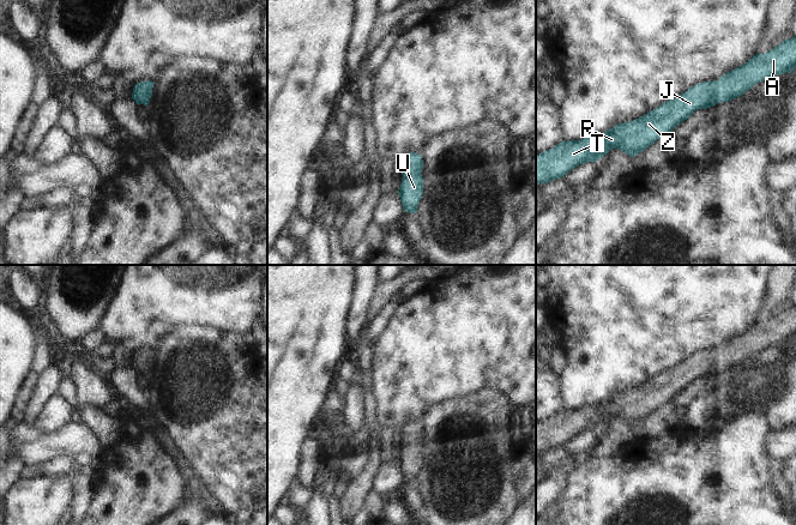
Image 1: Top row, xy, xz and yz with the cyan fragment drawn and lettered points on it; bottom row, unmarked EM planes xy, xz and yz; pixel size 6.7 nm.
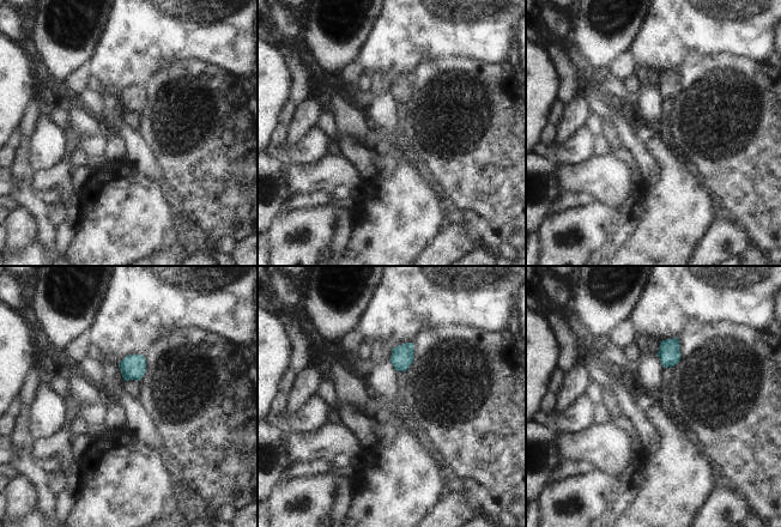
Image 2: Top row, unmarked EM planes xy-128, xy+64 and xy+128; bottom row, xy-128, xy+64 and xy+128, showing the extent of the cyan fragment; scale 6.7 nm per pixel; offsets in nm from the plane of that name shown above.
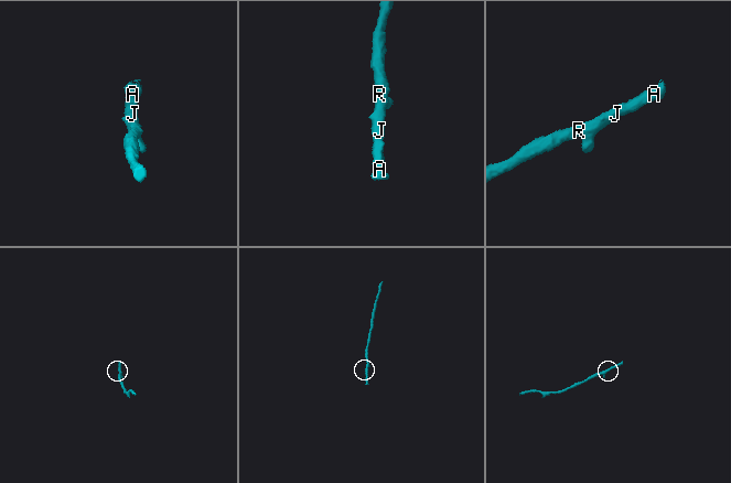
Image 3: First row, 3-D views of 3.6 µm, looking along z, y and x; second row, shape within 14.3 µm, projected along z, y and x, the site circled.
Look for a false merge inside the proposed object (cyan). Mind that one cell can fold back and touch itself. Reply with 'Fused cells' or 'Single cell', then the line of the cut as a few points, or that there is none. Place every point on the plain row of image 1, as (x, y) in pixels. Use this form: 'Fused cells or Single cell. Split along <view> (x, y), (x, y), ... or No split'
Single cell. No split.

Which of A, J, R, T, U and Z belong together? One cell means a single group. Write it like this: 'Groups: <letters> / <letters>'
Groups: A J R T U Z

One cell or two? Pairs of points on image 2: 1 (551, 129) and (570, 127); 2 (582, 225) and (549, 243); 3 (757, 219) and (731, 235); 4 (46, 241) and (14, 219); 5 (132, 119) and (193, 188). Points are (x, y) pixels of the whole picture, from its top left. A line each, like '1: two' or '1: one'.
1: two
2: one
3: two
4: two
5: two

